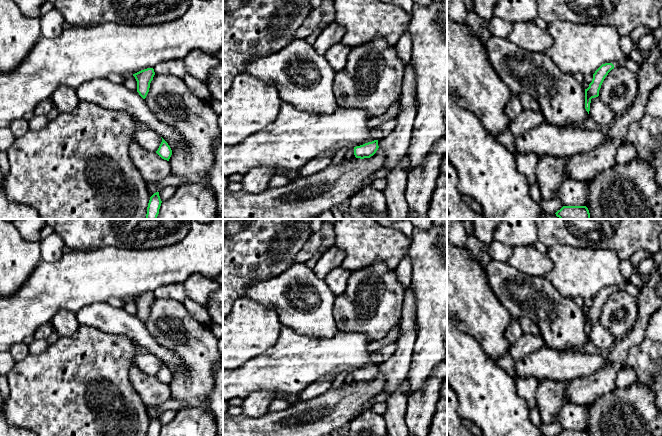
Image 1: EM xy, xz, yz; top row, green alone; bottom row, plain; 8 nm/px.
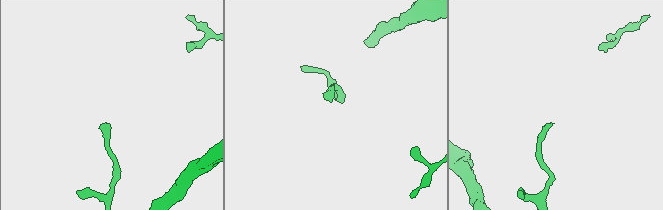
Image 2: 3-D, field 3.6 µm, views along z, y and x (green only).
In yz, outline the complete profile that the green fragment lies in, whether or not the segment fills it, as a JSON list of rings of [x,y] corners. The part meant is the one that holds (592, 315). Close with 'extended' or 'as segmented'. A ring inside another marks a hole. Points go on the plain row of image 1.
[[[625,280],[622,284],[611,285],[602,288],[593,298],[592,306],[589,311],[585,313],[585,333],[589,338],[591,323],[599,320],[599,314],[601,309],[608,299],[608,297],[616,291],[625,291],[628,280]]]; extended

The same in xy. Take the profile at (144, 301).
[[[147,292],[133,298],[137,305],[137,316],[143,323],[146,322],[149,316],[150,307],[153,304],[154,299],[155,296],[153,292]]]; as segmented

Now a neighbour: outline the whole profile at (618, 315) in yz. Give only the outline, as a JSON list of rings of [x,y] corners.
[[[616,291],[605,301],[599,314],[599,323],[614,337],[615,341],[624,338],[633,328],[638,316],[638,299],[626,291]]]

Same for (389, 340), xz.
[[[399,324],[395,325],[384,338],[371,342],[368,345],[368,351],[373,353],[387,346],[394,346],[396,340],[399,337],[400,332],[401,332],[400,325]]]

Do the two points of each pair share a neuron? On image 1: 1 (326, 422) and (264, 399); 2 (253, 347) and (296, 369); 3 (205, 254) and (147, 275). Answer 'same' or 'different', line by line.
1: different
2: different
3: same

